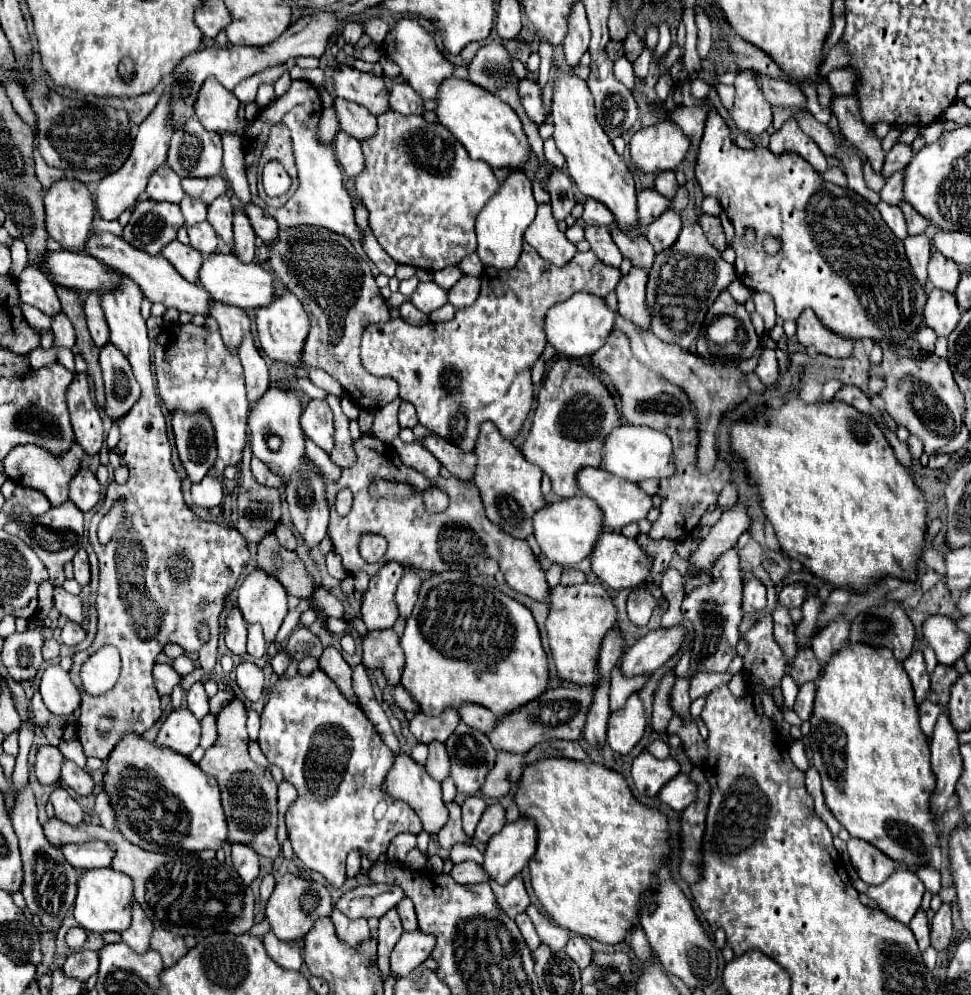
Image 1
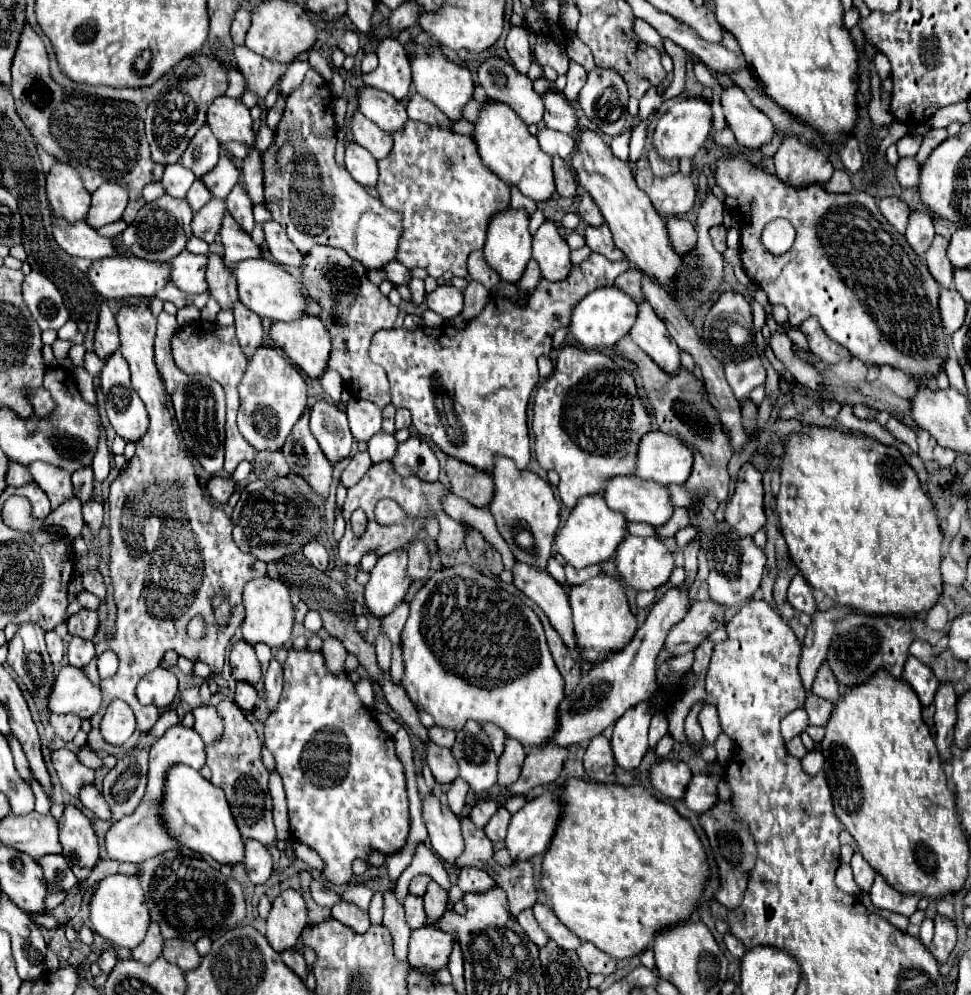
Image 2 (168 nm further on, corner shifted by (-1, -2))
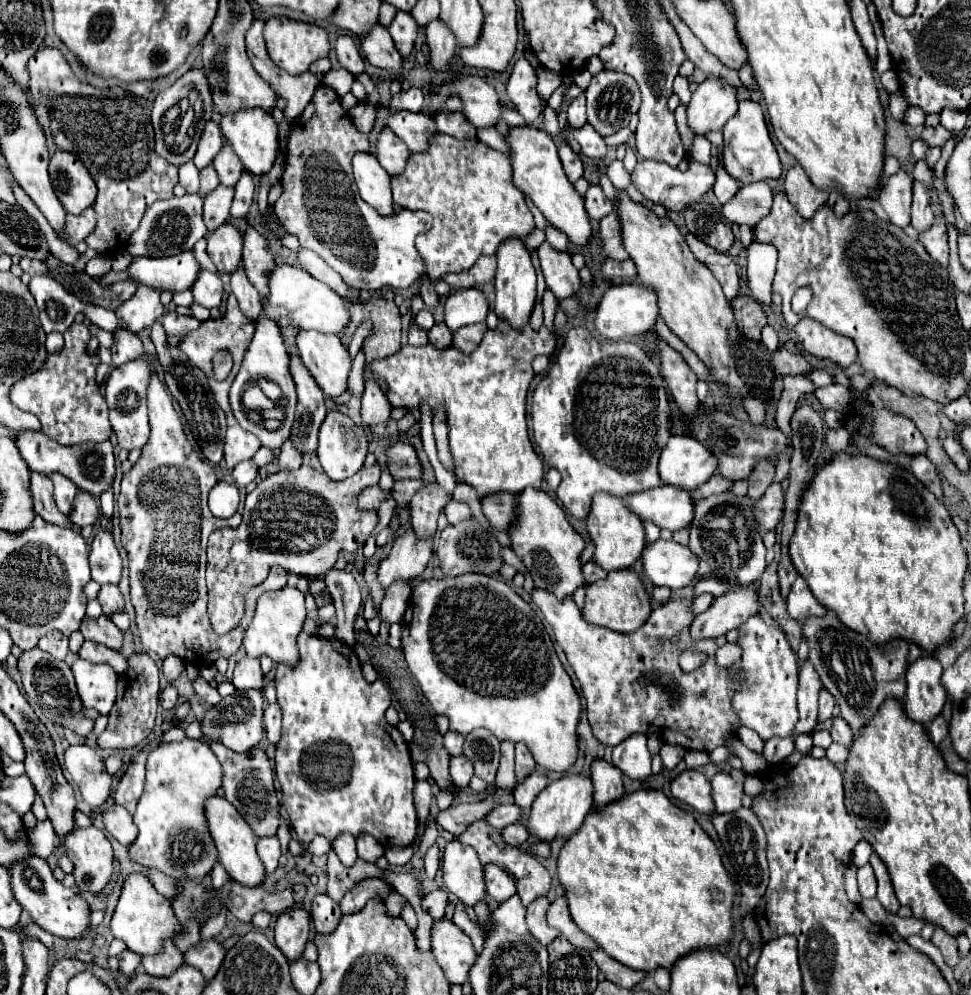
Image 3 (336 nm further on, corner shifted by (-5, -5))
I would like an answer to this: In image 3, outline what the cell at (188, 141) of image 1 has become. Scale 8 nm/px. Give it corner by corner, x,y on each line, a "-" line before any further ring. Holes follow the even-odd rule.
208,121
206,127
204,127
204,133
198,141
198,151
194,155
194,165
198,169
204,169
208,163
212,163
212,159
216,157
220,147
222,147
222,131
220,131
216,121

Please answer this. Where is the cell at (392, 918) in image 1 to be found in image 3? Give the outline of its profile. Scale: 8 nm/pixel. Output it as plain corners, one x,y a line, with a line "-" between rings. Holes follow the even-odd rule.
416,781
414,787
414,801
416,801
416,811
418,811
418,819
426,819
426,815
430,813
430,801
432,801
432,789
428,781

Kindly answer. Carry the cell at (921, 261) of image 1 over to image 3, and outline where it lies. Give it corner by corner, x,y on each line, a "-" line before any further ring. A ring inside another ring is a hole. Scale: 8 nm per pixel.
914,181
914,201
912,201
912,227
914,231
926,231
934,219
930,207
930,187
922,181

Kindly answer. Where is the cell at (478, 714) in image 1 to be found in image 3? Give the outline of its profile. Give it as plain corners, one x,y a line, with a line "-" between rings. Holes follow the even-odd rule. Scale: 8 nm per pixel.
502,741
502,759
498,767
498,775
494,781
496,789
512,793
516,789
516,775
514,775
514,745
510,741

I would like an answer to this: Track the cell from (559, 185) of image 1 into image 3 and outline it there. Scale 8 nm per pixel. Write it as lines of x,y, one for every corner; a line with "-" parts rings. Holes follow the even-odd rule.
560,145
558,151
560,151
560,159
562,159
562,165
564,165
564,171
566,171
570,183
576,183
584,175
580,155
576,155
568,145

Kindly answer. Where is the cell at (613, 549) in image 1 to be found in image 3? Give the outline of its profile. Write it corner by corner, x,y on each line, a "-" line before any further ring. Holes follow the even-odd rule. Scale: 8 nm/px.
658,539
656,543
646,545
642,553
644,573
656,587
670,587
670,589
684,589
692,583
698,573
700,559
692,555
686,545
676,541

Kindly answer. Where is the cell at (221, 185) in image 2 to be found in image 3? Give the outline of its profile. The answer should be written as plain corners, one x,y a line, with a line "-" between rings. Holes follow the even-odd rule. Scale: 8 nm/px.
228,143
218,151
218,155
214,159
214,167
220,175
222,185
236,185
238,179
240,179
242,169
244,169
238,155
232,151
232,147

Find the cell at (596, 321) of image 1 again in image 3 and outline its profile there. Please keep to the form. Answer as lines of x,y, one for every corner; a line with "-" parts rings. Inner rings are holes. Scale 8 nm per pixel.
632,281
632,283
620,283
620,285
612,285
596,311
596,335
604,337
604,339
634,339
638,335
644,335
648,331
654,329
656,319
658,319
658,295
654,287
644,285
642,281

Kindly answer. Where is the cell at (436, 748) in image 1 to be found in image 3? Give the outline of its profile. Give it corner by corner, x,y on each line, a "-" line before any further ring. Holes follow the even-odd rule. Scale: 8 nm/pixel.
458,755
450,759
450,775
454,779
454,785
460,789
466,789
470,785
470,779
474,777
474,767
468,761
468,757

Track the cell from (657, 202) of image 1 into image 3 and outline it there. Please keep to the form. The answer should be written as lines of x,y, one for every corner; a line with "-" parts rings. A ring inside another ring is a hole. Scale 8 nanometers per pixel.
644,159
644,161
638,161
638,165
632,173
634,187
652,203
666,207
666,211
684,211
690,203
698,201
706,191
710,191
714,187
714,181
716,181
714,169
710,165
704,165
698,161
690,161
688,169
682,173
662,161

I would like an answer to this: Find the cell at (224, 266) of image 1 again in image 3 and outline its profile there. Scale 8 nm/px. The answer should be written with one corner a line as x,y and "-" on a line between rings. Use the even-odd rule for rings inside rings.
278,265
268,277
268,287
270,287
270,295
268,299
264,299
264,309
274,319
288,317
294,319
294,323
302,329
316,329
322,333
336,333
336,335
344,333
344,329
350,323
350,311
344,299
336,291
332,291
326,283
314,279
304,269

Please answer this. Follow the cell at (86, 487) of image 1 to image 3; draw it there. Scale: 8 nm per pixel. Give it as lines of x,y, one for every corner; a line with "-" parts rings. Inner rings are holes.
98,531
90,547
92,579
100,585
118,585
122,579
122,559
112,541
110,531

